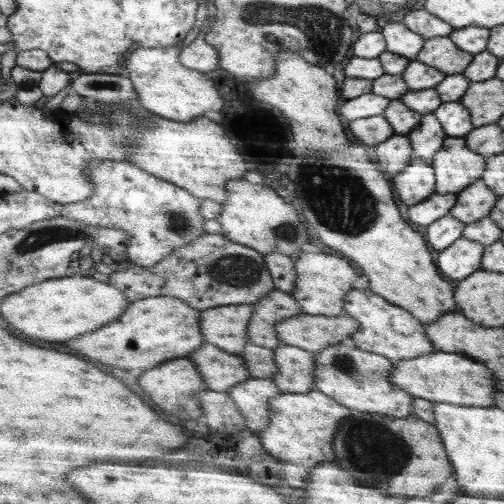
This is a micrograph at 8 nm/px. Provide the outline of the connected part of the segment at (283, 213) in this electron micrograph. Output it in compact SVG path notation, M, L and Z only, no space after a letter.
M230 180L227 185L228 199L223 204L224 211L218 220L223 234L236 243L248 245L263 255L272 252L296 258L302 253L302 246L308 241L306 228L300 216L294 212L292 204L286 204L271 187L251 184L248 180Z

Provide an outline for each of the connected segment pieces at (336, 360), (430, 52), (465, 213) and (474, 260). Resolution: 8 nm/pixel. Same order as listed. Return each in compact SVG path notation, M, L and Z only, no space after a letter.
M344 340L314 353L316 358L316 386L314 390L323 392L349 409L373 412L391 417L412 417L414 396L392 384L390 371L394 362L385 356L356 348L351 340Z
M438 36L426 39L415 60L451 75L467 70L473 58L472 53L464 52L449 36Z
M481 179L457 193L456 196L456 203L449 214L465 225L487 218L498 202L498 197L484 185L484 182L481 182Z
M460 238L438 253L436 264L449 279L461 281L483 266L484 244Z

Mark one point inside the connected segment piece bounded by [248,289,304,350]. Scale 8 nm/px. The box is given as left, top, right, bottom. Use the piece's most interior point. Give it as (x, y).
(277, 305)

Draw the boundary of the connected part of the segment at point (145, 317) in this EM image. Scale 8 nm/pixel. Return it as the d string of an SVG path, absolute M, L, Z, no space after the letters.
M154 296L133 302L120 319L104 328L70 339L68 348L115 368L149 371L169 360L190 356L204 343L202 311L174 296Z

